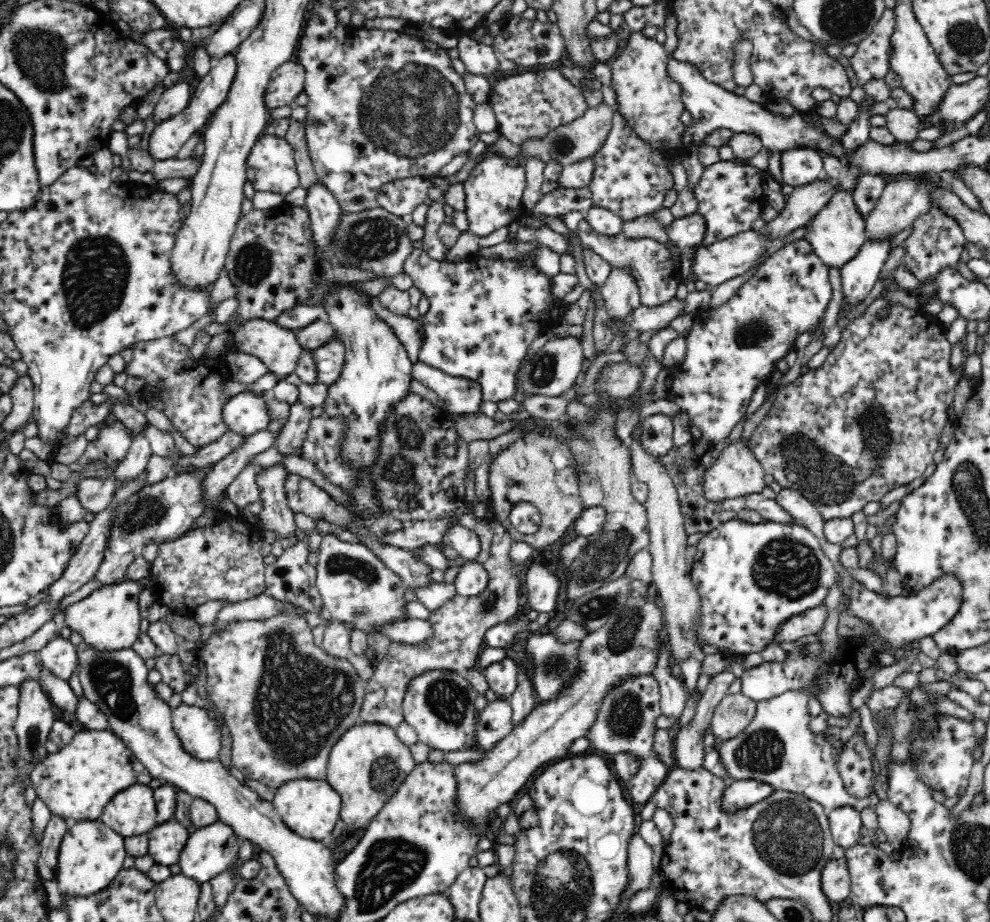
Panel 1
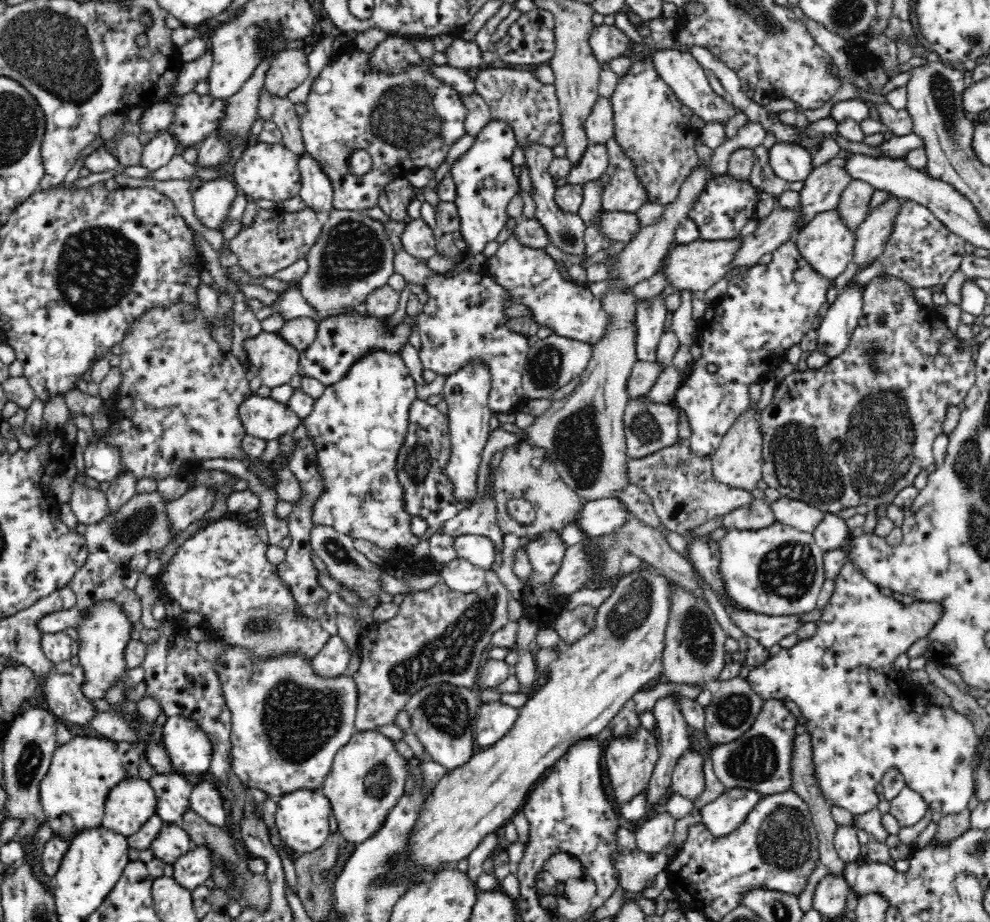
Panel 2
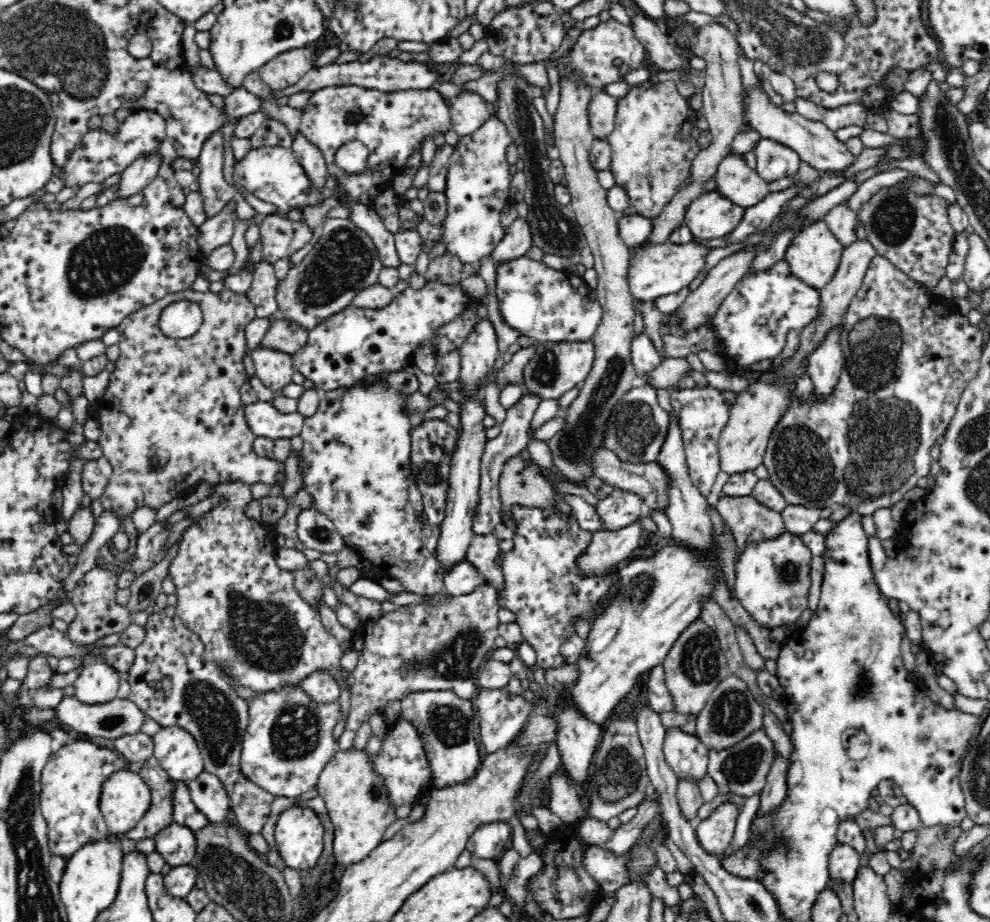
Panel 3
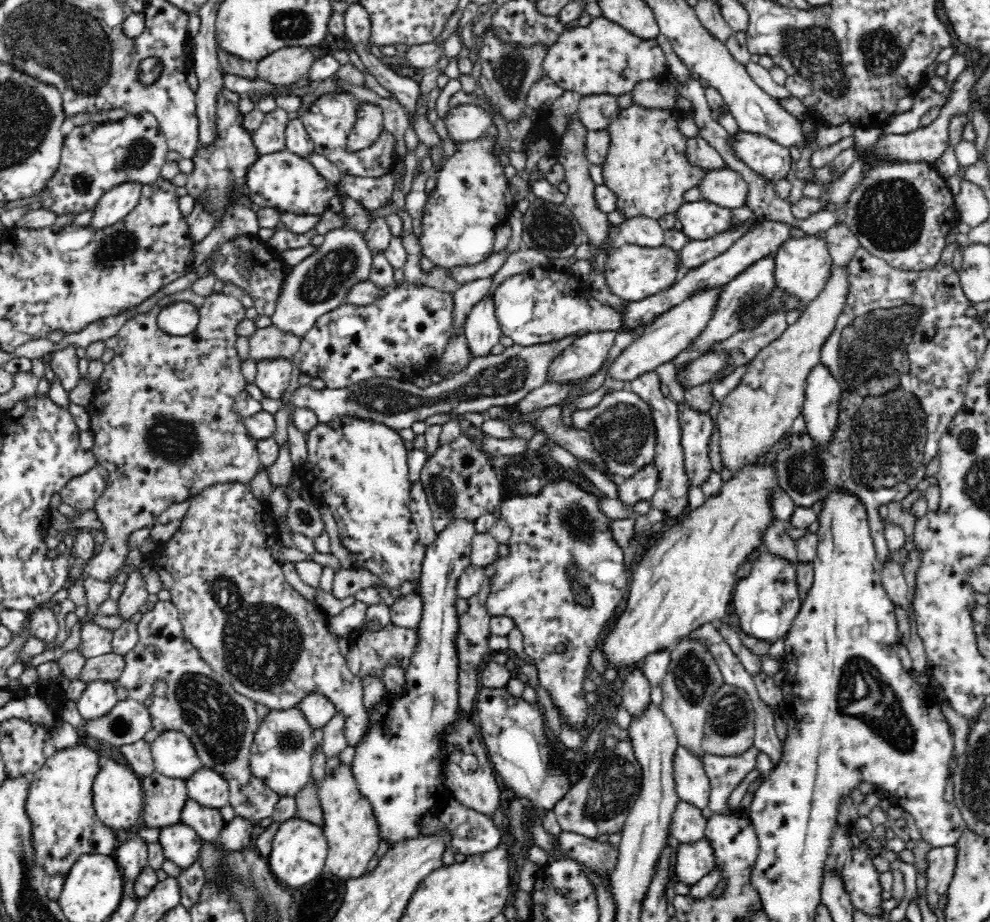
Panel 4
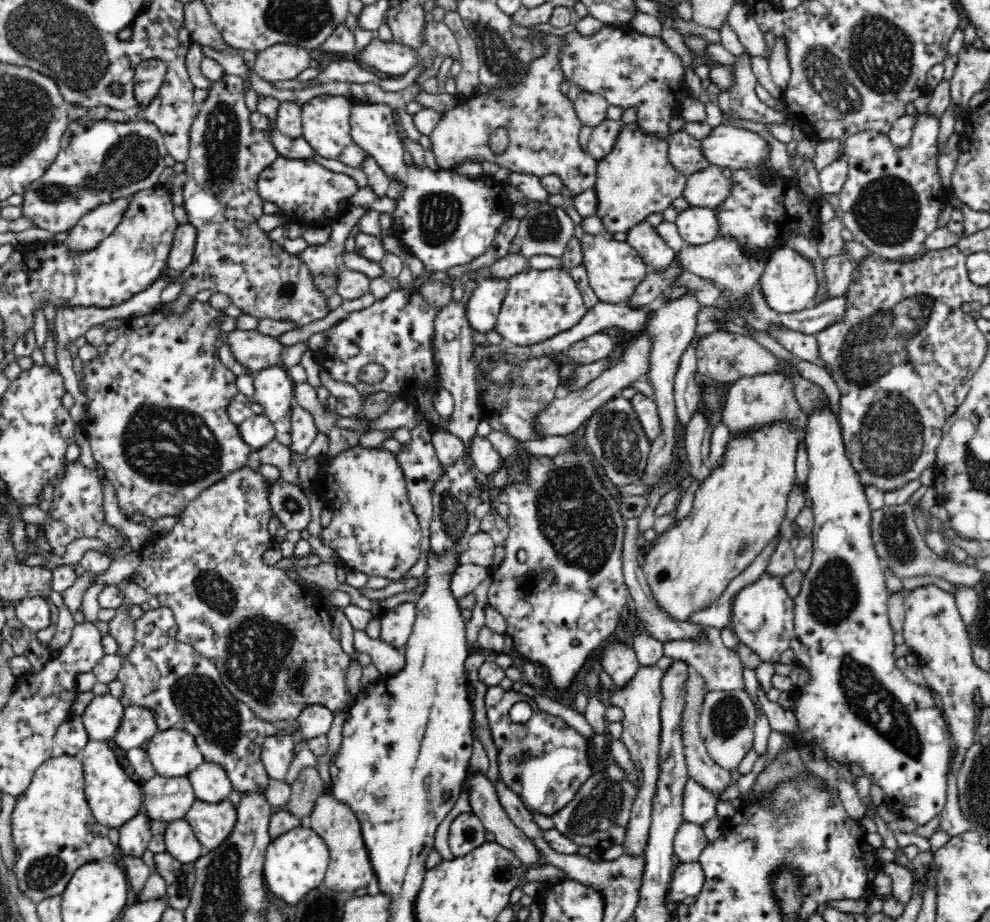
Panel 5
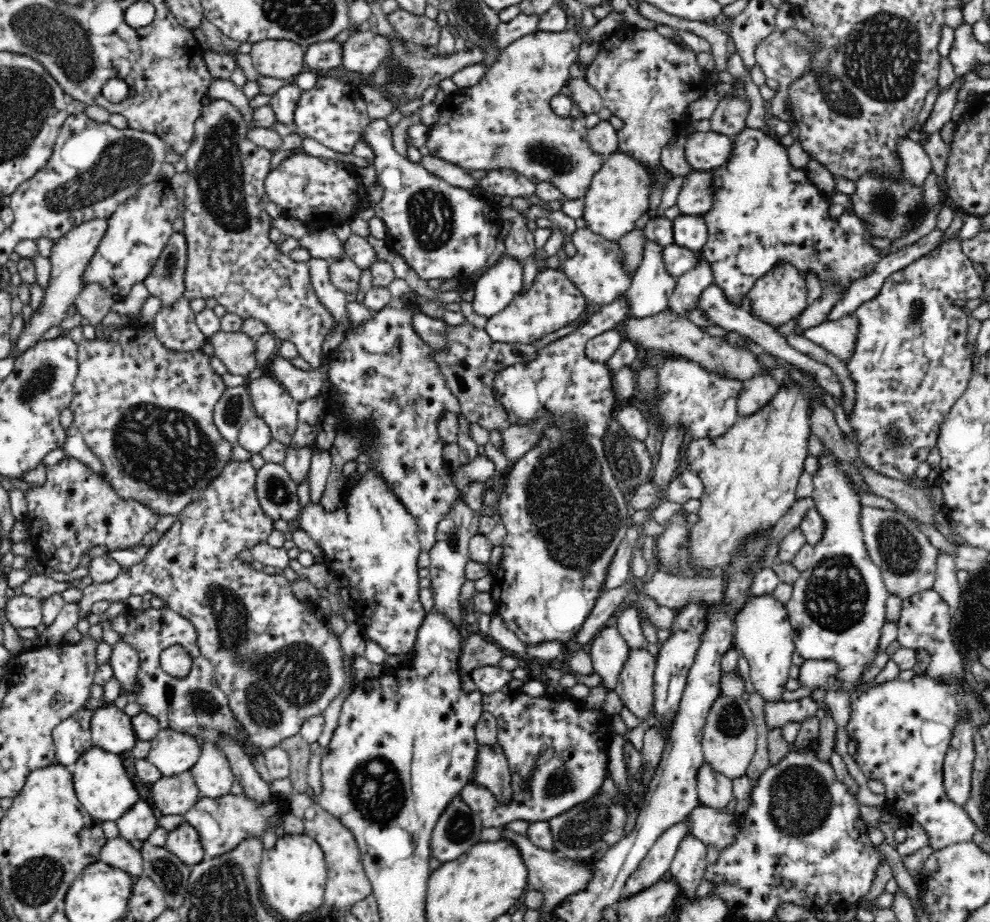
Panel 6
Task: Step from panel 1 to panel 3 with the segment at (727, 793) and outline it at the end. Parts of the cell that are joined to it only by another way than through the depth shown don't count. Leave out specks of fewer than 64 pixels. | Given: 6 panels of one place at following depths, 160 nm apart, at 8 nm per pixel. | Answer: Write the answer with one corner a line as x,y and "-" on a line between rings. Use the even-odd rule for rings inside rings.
735,803
718,806
712,815
700,822
696,828
700,847
710,855
722,855
734,836
737,816
738,806

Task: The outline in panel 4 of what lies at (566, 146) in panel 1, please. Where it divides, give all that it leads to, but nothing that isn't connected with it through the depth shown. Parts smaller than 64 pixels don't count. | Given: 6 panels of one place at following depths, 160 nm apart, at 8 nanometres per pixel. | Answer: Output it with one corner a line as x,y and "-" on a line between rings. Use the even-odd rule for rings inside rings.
607,94
583,95
579,101
577,116
587,130
602,130
617,120
620,107
617,96

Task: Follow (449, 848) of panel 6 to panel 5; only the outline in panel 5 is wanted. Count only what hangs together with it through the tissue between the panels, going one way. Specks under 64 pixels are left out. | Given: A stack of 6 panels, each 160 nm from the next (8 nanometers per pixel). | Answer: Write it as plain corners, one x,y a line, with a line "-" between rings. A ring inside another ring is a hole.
473,812
456,816
449,829
448,844
454,857
461,857
484,844
487,832
482,822

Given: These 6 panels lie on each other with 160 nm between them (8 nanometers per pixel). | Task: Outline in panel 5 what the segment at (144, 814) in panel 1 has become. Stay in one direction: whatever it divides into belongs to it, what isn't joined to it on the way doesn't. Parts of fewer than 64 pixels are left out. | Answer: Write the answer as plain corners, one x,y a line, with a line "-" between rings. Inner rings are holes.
89,740
77,758
82,763
84,771
84,797
100,825
109,829
120,828
143,810
141,786
128,777
111,746

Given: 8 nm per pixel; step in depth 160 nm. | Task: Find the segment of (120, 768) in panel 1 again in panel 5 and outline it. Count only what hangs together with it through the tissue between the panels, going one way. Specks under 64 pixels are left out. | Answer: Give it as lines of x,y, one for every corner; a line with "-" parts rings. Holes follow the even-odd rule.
77,756
51,757
35,770
28,788
16,797
11,825
11,838
15,853
12,873
15,875
19,892
36,906
47,898
61,896
78,867
87,862
112,859
116,851
114,844
108,840
109,828
100,825
95,820
86,802
84,771

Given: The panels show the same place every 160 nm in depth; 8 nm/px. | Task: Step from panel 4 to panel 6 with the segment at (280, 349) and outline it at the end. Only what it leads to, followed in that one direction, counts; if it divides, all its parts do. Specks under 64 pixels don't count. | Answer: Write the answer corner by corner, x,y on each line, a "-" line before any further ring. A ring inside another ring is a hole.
216,332
206,338
214,348
214,356
219,358
230,374
252,375
256,368
255,340
242,332

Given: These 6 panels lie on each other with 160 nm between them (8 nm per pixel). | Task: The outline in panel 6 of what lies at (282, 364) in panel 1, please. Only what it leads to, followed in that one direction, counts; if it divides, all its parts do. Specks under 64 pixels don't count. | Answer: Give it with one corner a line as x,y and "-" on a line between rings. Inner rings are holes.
264,373
253,376
248,388
254,414
270,427
272,440
289,445
299,422
298,403
280,382

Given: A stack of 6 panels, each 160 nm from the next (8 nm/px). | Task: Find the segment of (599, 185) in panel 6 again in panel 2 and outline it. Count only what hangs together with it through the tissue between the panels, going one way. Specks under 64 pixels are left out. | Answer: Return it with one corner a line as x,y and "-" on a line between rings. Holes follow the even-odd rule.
650,56
645,57
643,61
634,60
628,74
619,77
610,99
613,108
614,141
620,145
624,154
632,159
634,173
647,192
647,204
660,206
671,204
678,197
680,184
699,162
697,151
694,150
694,140
699,136
699,131
690,125
693,110
688,108
671,86
663,81
658,71
654,69

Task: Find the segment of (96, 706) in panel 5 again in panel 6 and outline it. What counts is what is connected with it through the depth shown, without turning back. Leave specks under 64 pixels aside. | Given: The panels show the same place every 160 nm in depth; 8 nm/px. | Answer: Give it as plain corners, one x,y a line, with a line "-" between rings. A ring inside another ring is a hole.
116,706
98,708
90,726
93,747
116,756
130,752
138,741
133,728
130,716

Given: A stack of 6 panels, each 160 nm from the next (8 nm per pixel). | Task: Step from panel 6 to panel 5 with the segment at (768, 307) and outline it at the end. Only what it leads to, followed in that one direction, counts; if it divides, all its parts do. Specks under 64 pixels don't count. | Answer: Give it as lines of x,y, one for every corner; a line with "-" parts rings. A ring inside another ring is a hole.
784,246
774,250
767,259
759,288
770,309
778,314
786,314
786,312
798,312
812,306
817,294
818,282
812,264
804,260
792,248

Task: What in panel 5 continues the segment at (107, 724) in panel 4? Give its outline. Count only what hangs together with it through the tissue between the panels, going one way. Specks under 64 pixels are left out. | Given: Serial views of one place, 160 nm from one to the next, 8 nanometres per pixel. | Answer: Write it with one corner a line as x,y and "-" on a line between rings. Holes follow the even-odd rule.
131,705
125,709
122,726
117,730
116,744
125,751
140,748
142,743
152,739
160,730
154,714
146,708

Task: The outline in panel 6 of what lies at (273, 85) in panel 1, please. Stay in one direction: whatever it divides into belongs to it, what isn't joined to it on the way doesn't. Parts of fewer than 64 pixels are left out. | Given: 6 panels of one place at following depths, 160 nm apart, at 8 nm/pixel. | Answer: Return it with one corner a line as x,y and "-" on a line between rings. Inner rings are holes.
265,39
252,43
249,54
260,74
284,80
305,70
304,50
297,42

